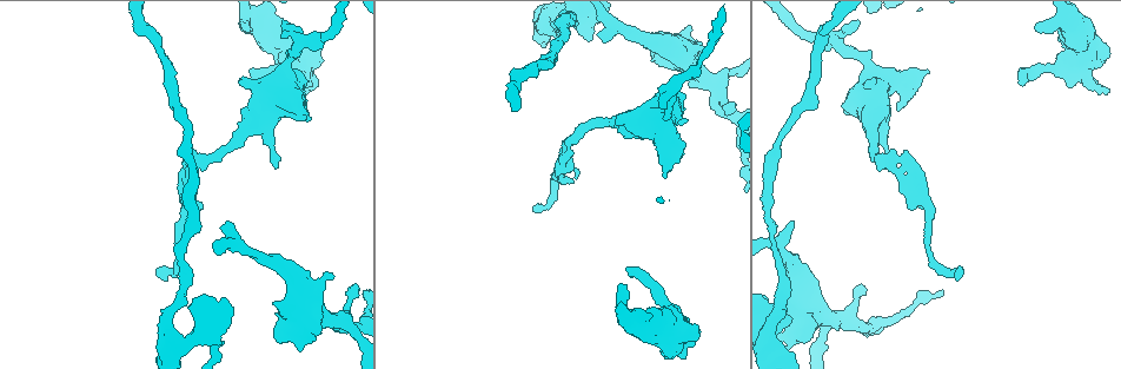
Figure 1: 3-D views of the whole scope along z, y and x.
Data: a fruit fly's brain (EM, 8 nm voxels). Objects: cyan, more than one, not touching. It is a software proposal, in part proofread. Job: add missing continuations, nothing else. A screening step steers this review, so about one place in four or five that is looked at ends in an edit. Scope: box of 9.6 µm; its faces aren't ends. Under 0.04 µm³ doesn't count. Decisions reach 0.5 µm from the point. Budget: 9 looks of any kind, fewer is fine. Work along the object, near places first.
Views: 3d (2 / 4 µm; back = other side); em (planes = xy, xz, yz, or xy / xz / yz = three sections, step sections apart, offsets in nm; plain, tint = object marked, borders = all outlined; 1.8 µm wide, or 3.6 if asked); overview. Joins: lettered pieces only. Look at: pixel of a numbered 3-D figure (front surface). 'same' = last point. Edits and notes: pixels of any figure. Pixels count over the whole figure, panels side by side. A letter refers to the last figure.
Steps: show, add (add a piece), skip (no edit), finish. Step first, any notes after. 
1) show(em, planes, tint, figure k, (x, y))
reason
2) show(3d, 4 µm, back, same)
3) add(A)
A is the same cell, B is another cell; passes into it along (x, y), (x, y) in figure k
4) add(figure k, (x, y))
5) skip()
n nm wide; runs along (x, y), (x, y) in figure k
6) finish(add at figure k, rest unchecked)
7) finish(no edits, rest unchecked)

show(3d, 4 µm, figure 1, (631, 268))
free end

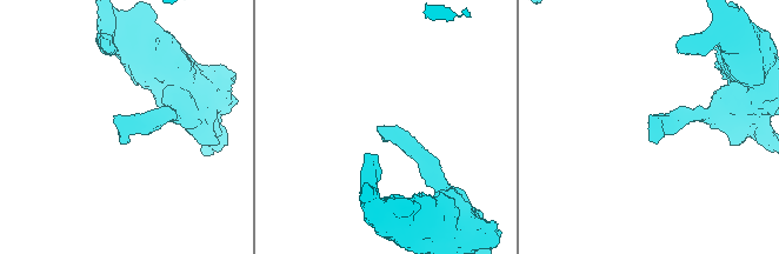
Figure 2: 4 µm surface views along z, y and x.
show(em, planes, borders, figure 2, (386, 129))
need the tissue

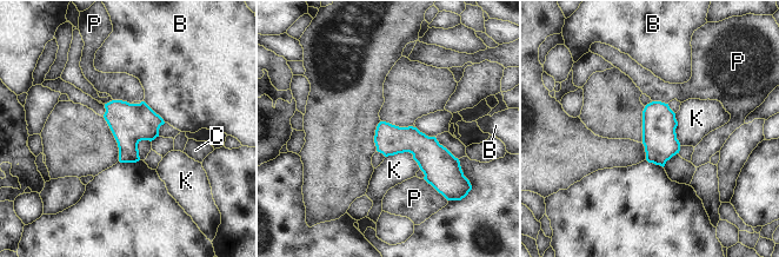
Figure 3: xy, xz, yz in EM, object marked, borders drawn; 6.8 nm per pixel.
skip()
K touches over 260 nm; B, C, K and P are other cells; no lettered piece goes on from it

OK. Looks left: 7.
show(em, 3.6 µm, xz, step 16, borders, figure 1, (1107, 93))

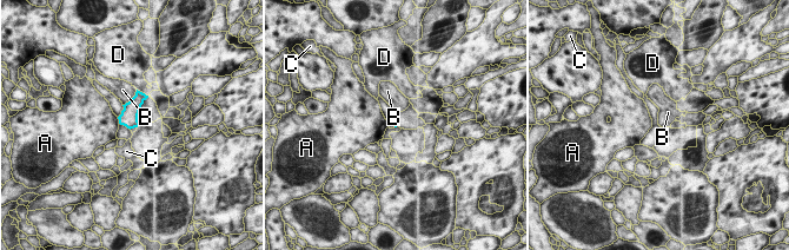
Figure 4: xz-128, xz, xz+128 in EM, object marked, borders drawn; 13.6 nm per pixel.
show(em, 3.6 µm, planes, borders, same)
another direction

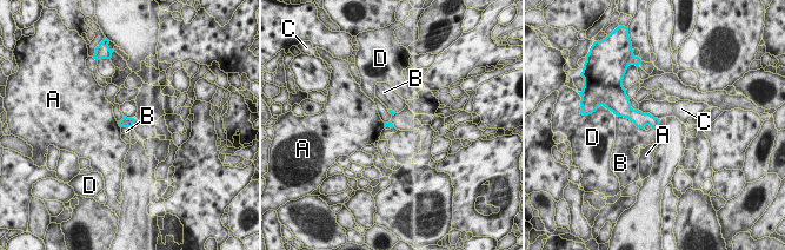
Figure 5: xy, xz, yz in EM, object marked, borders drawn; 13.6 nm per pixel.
skip()
A, B, C and D are other cells; border along (617, 114), (629, 118), (643, 129) in figure 5; none of them fits

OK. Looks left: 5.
show(3d, 2 µm, figure 1, (536, 210))
free end

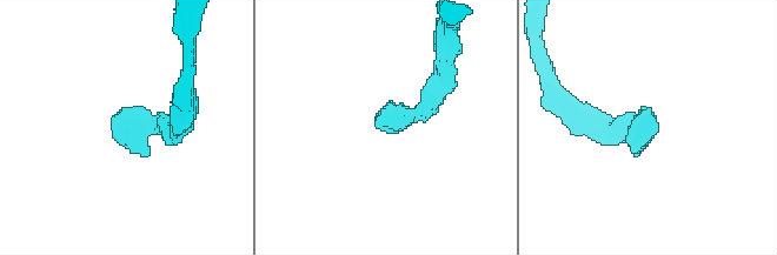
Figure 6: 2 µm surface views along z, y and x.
show(em, planes, borders, figure 6, (384, 122))

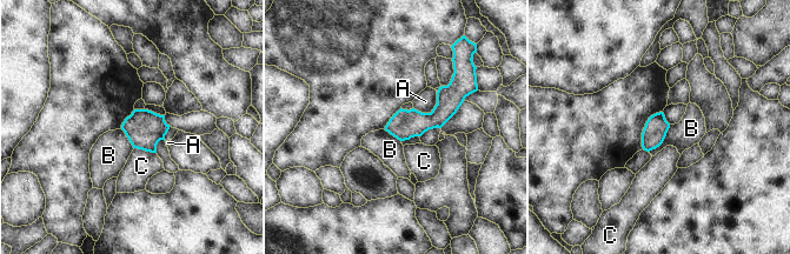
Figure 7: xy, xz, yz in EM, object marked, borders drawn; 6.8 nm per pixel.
skip()
160 nm wide; A, B and C are other cells; border along (670, 125), (664, 140), (649, 152) in figure 7; no lettered piece goes on from it

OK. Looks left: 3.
show(3d, 4 µm, figure 1, (276, 264))
thick turns thin

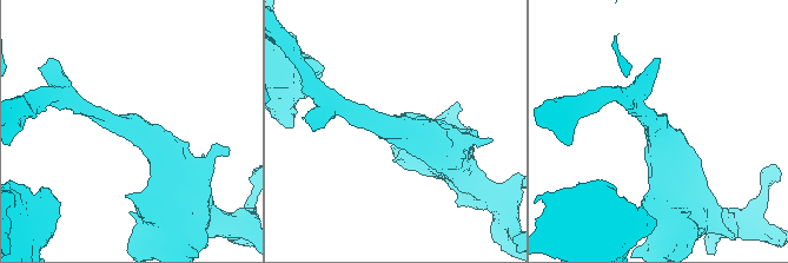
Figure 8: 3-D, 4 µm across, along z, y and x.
show(em, 3.6 µm, xy, step 16, tint, figure 8, (397, 131))
arms of 220, 600 nm

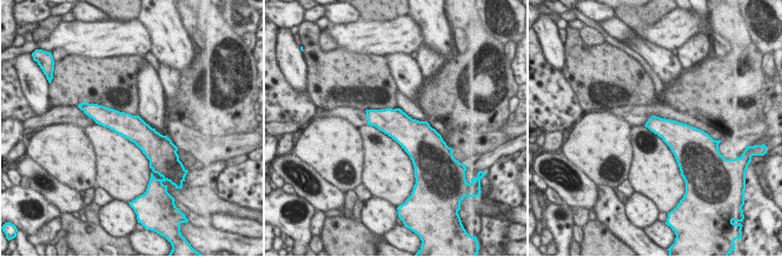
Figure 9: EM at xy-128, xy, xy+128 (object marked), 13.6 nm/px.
show(em, 3.6 µm, planes, borders, same)
another direction

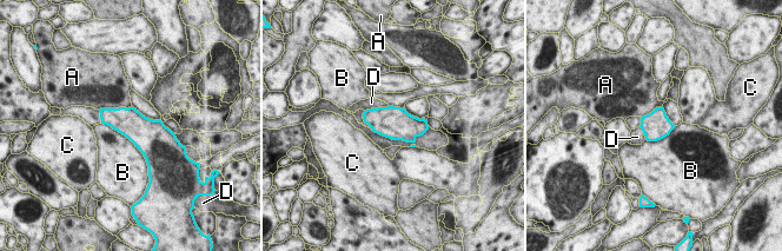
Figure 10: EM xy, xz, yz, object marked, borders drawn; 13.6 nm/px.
skip()
B touches over 800 nm; A, B, C and D are other cells; border along (101, 123), (124, 134), (146, 162) in figure 10; no lettered piece goes on from it

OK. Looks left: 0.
finish(no edits, rest unchecked)

